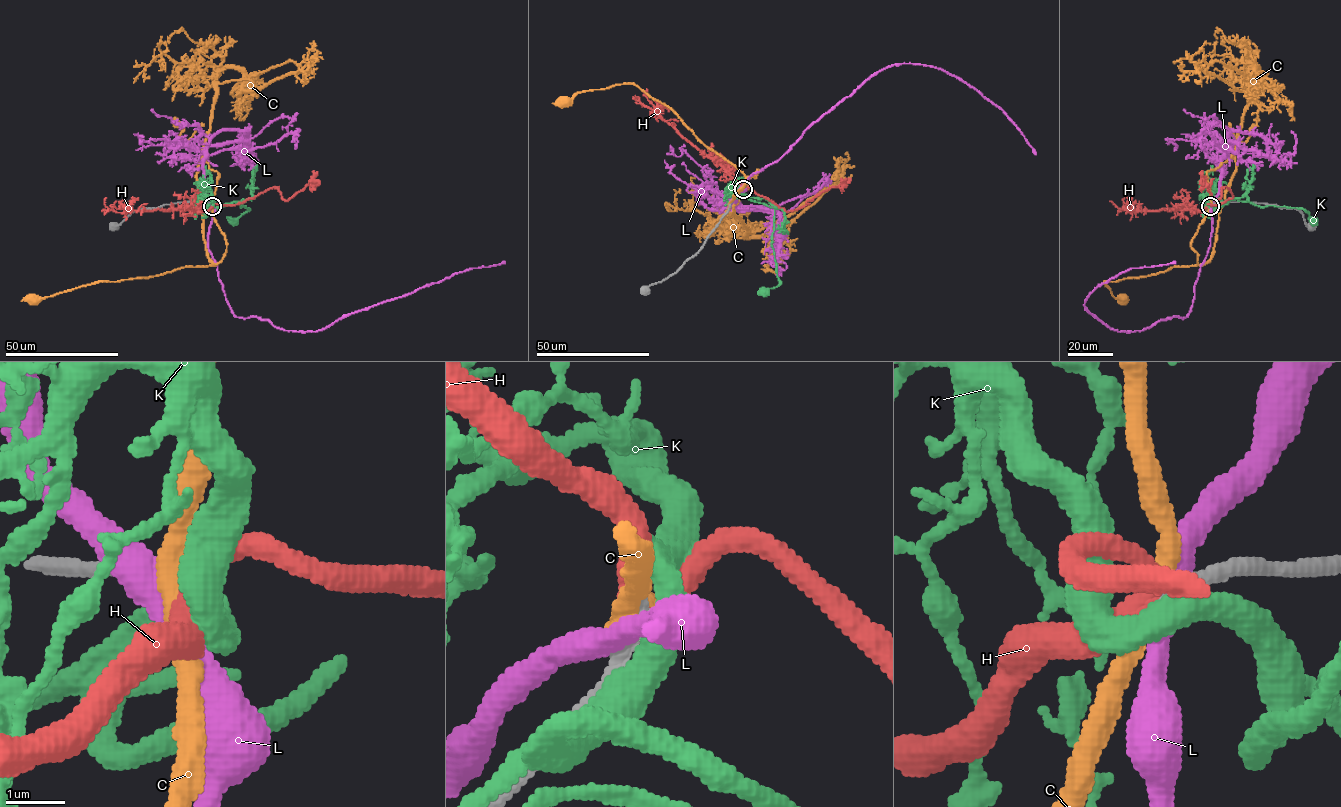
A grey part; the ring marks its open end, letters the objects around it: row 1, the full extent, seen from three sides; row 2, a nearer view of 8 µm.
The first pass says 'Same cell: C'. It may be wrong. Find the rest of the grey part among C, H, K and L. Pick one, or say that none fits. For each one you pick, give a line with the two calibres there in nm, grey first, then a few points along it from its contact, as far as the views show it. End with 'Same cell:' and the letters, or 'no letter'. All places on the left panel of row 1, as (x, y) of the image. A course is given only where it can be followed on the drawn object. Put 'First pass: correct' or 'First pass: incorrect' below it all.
H: calibres 300 and 360 nm; course (212, 206), (241, 203), (275, 186), (281, 197), (287, 200), (310, 181), (318, 181), (316, 185)
Same cell: H
First pass: incorrect

